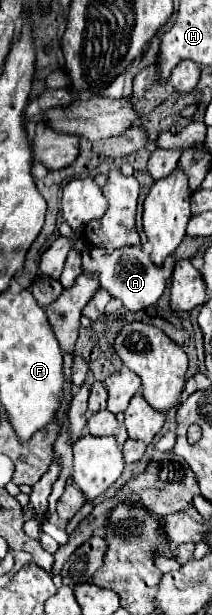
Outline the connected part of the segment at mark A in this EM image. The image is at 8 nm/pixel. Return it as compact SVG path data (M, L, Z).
M140 245L122 247L110 255L106 255L102 249L86 247L82 251L82 263L84 263L86 273L98 273L100 287L104 287L112 297L120 299L128 311L140 311L140 309L150 307L152 303L156 303L160 299L160 295L164 293L166 279L174 271L172 259L166 259L164 267L156 267Z

